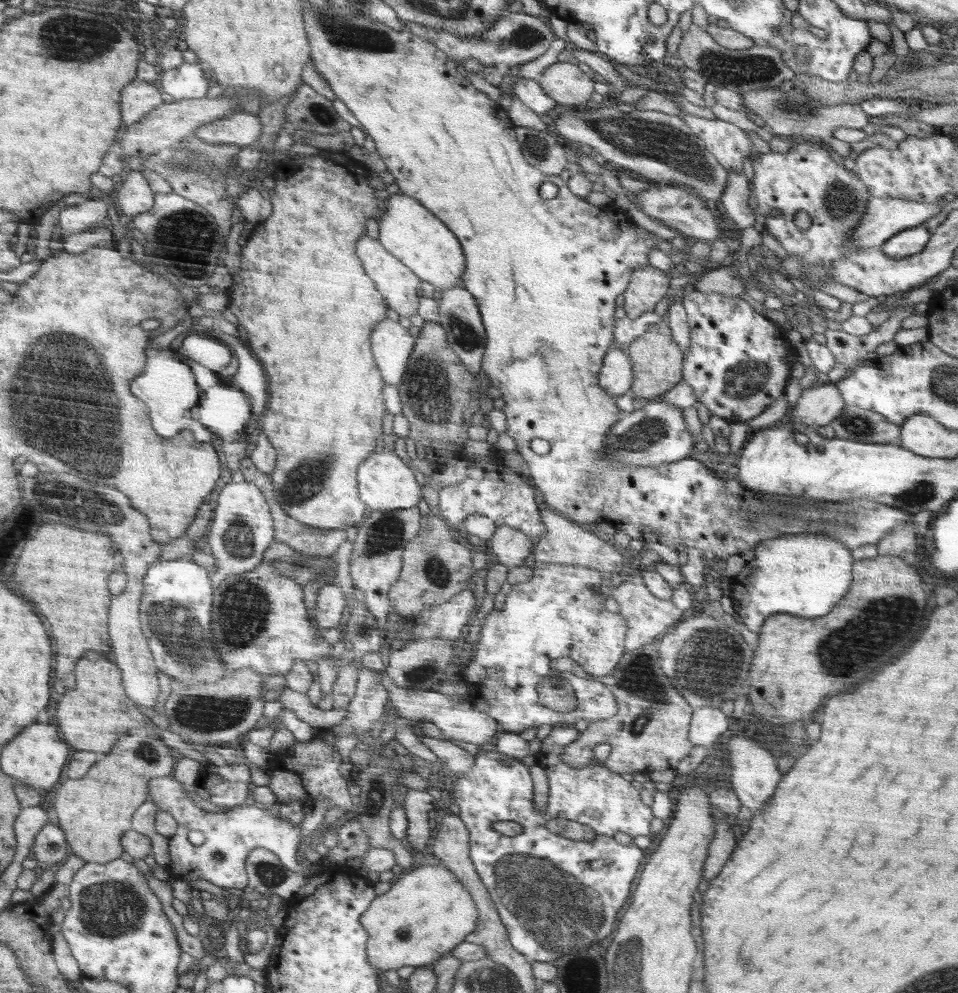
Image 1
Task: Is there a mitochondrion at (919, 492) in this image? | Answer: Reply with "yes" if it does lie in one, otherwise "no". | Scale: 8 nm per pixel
yes

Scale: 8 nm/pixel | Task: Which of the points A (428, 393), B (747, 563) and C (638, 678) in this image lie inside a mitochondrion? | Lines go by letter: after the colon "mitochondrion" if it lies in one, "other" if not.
A: mitochondrion
B: other
C: mitochondrion

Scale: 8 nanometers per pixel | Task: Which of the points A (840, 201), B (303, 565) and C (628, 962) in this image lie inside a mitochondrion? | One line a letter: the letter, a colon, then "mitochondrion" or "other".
A: mitochondrion
B: mitochondrion
C: mitochondrion

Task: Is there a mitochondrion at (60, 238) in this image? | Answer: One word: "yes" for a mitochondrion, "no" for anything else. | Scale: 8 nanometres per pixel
no

